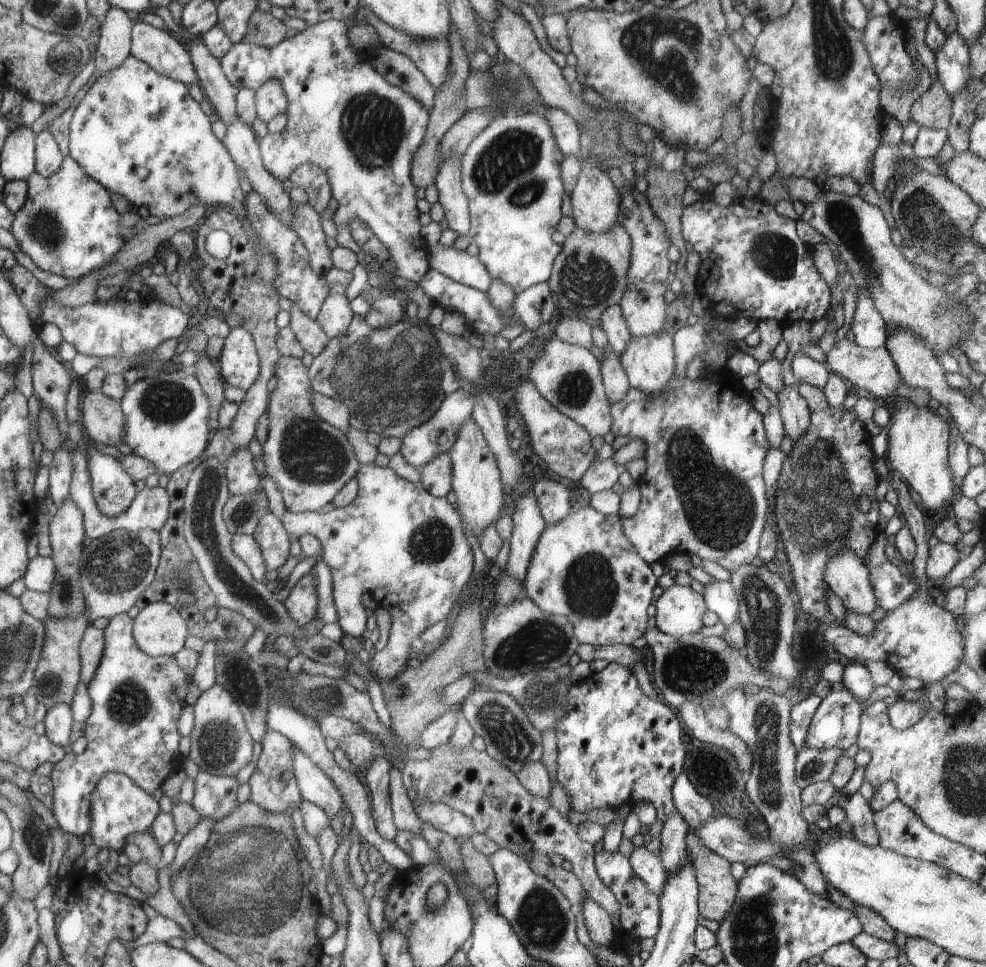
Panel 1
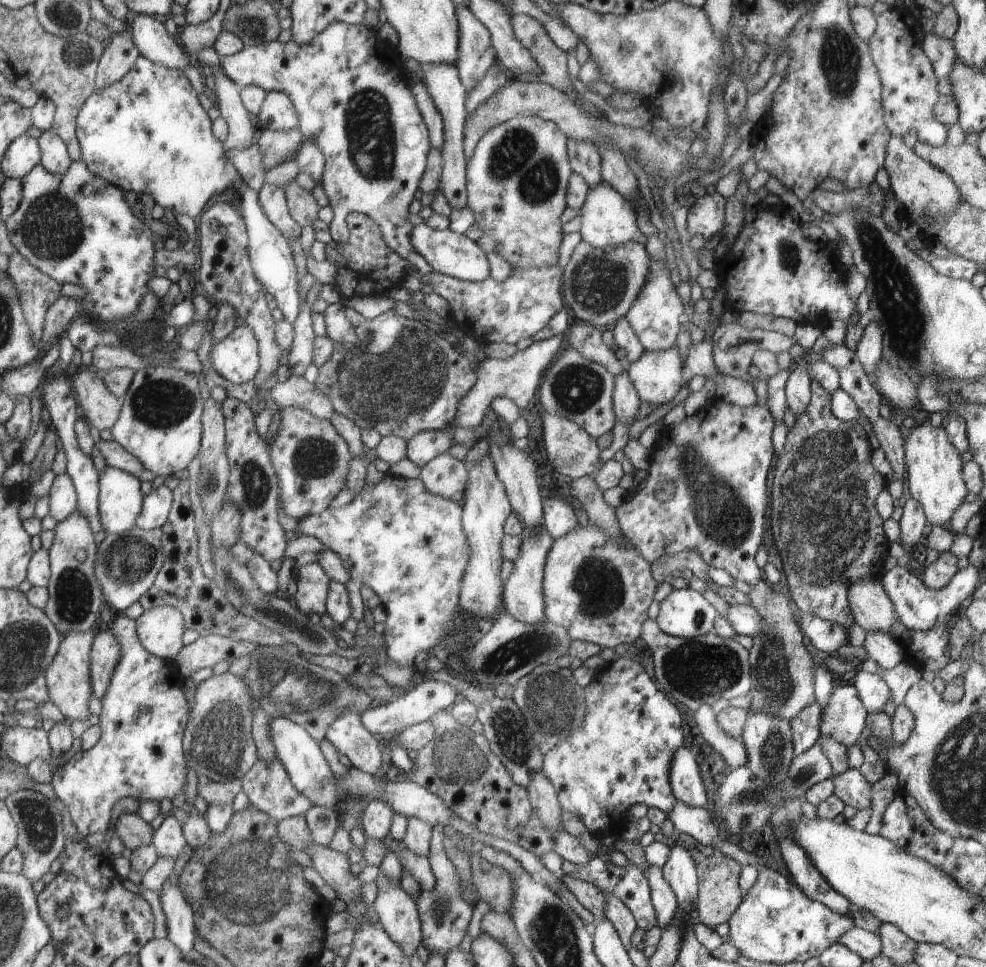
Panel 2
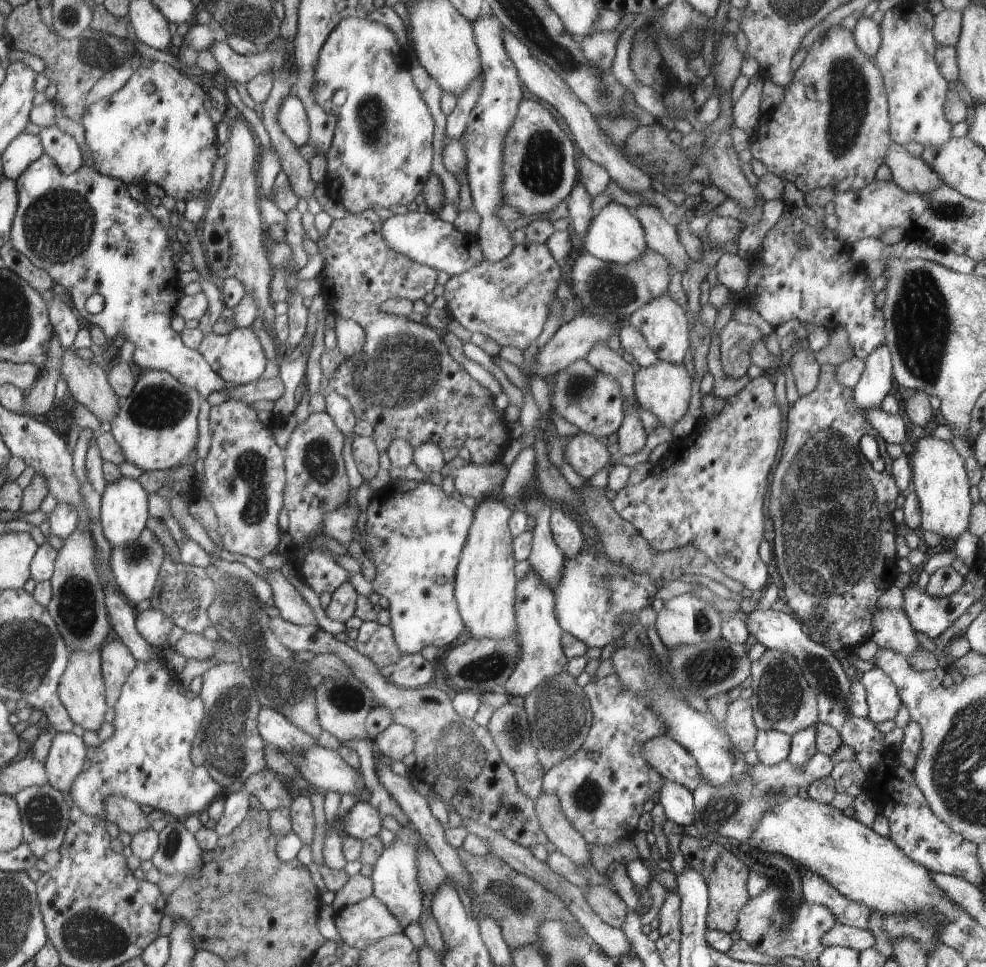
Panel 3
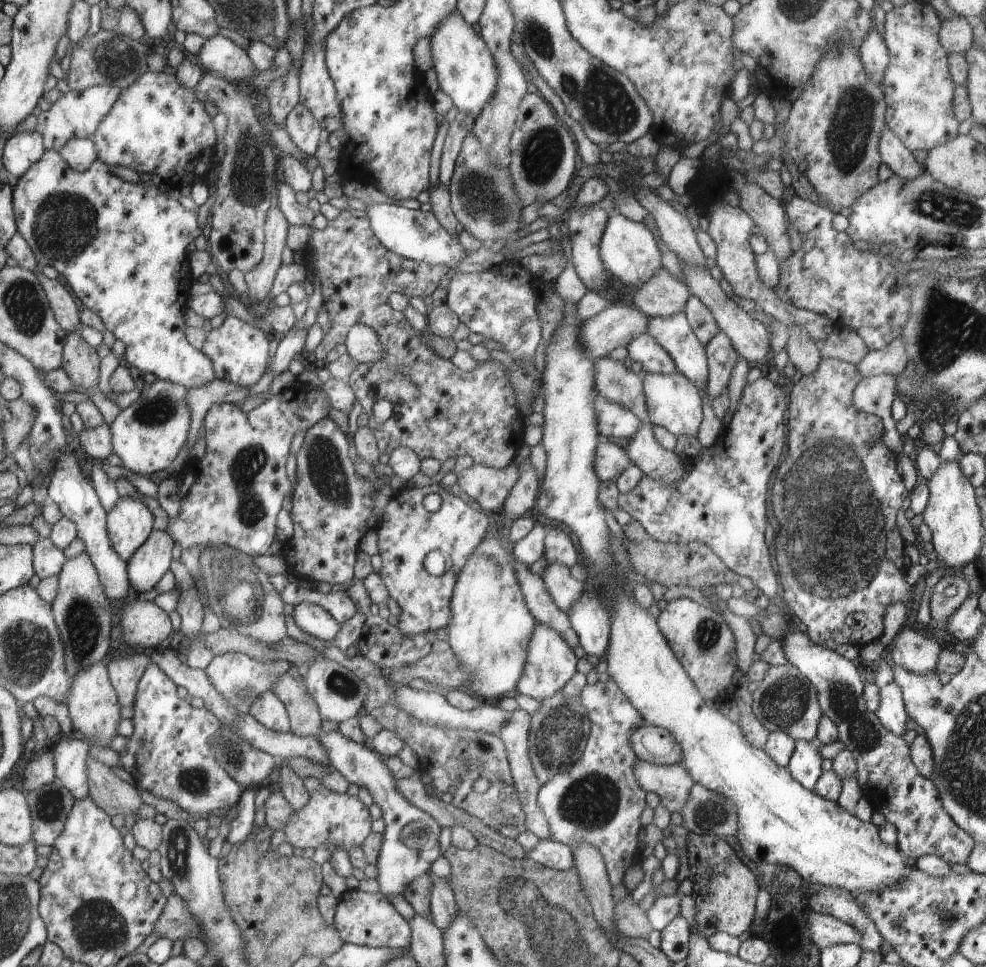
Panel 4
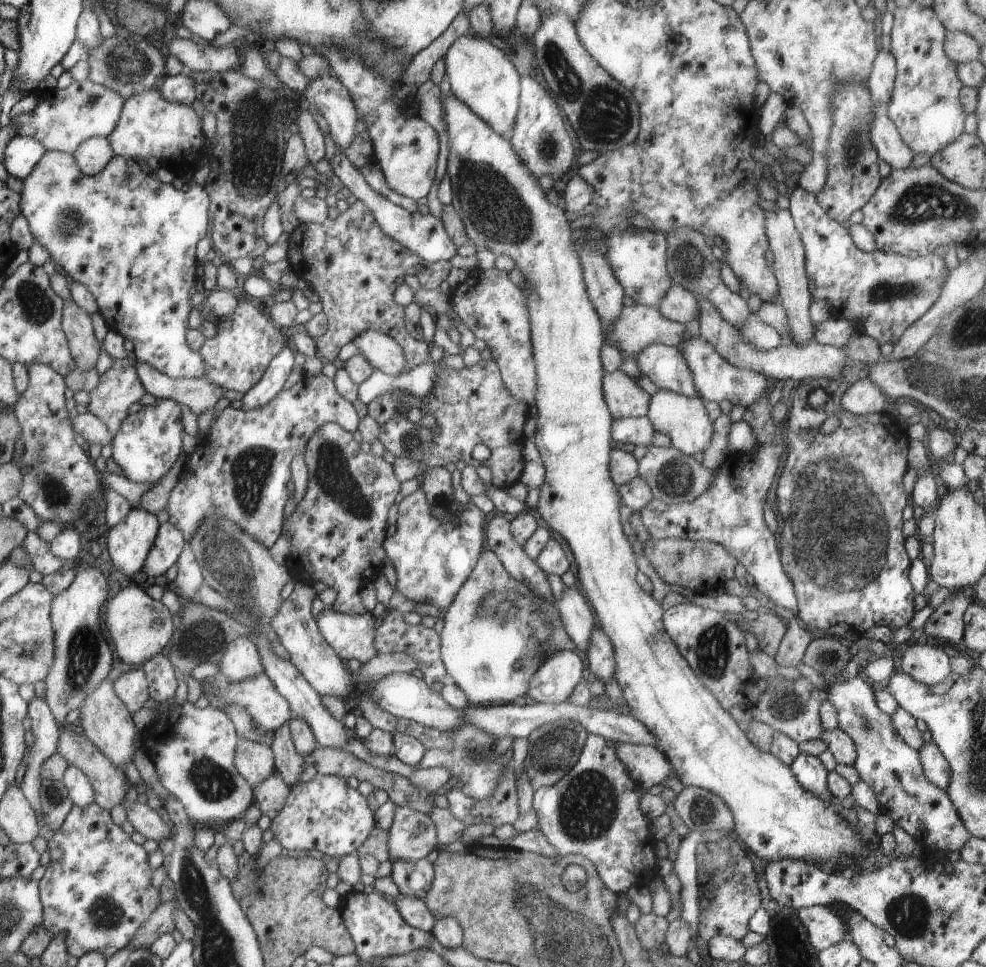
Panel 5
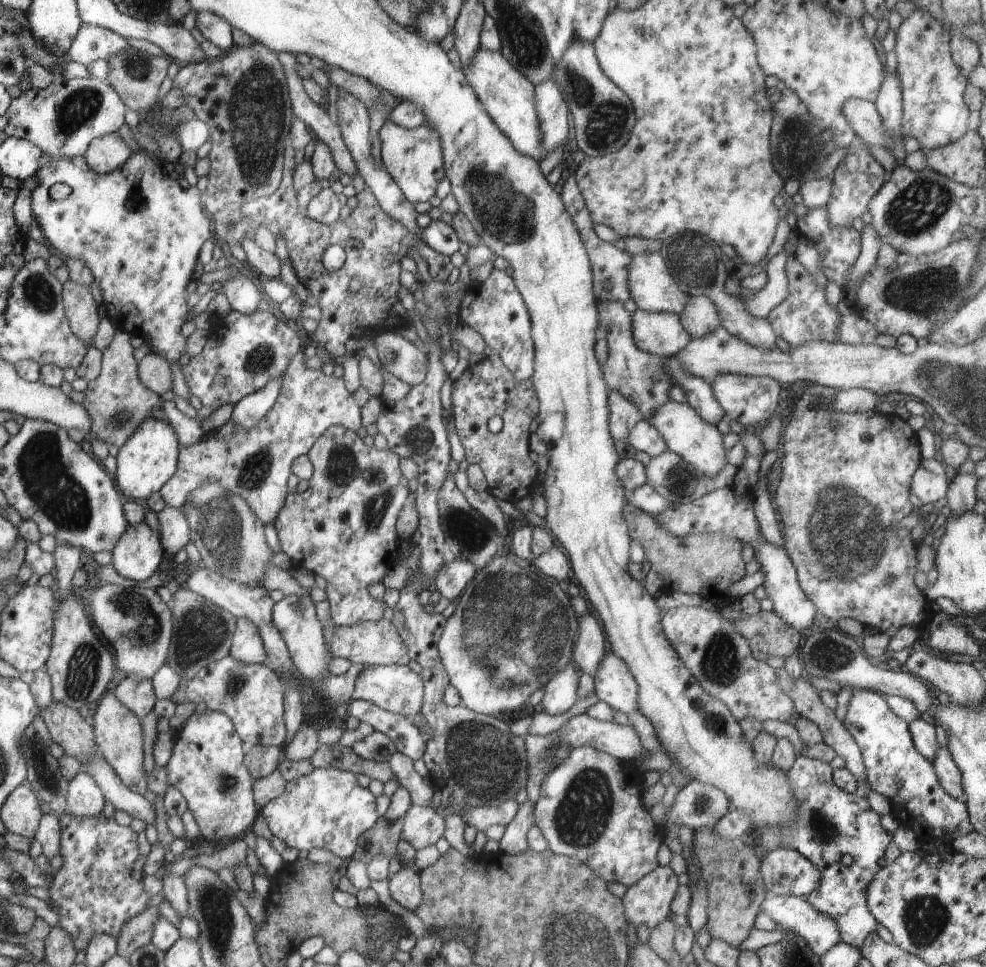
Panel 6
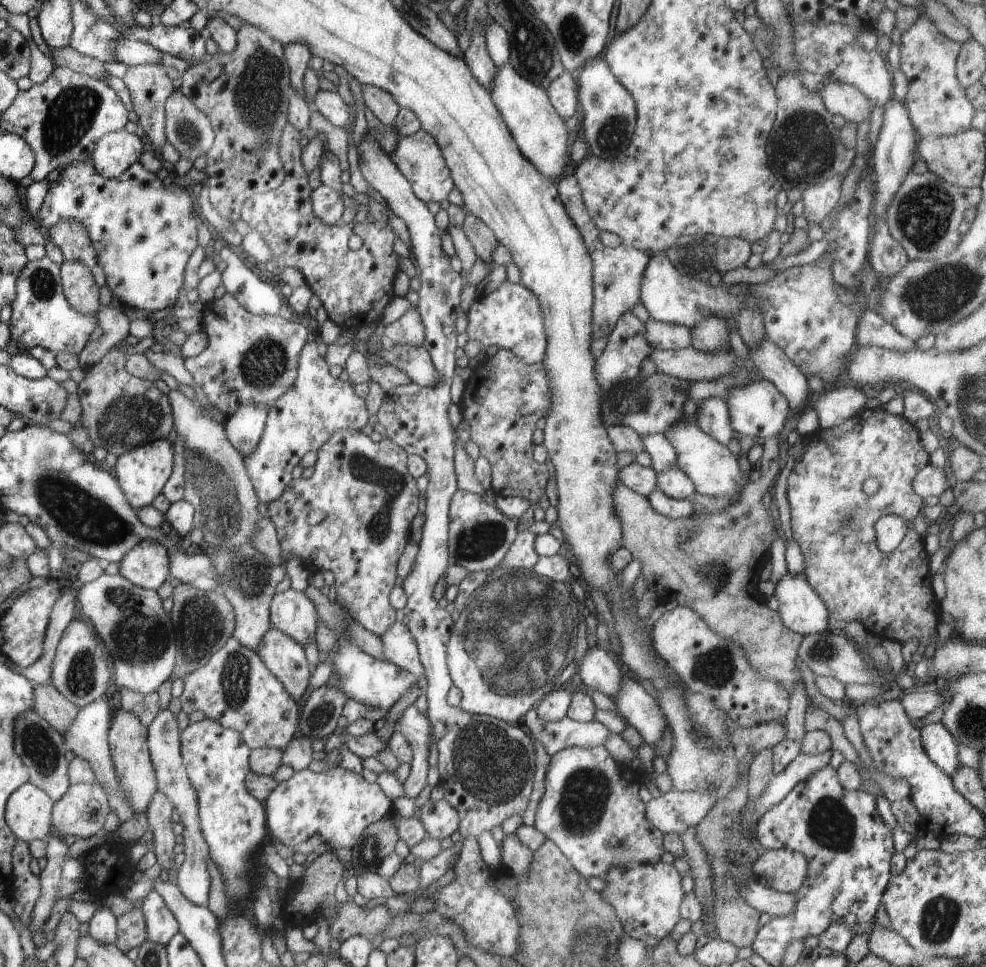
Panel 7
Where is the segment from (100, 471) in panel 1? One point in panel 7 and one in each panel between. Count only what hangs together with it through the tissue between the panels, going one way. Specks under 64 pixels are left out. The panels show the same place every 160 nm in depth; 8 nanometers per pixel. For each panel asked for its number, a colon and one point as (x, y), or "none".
2: (121, 499)
3: (124, 506)
4: (130, 522)
5: (129, 543)
6: (138, 554)
7: (146, 565)

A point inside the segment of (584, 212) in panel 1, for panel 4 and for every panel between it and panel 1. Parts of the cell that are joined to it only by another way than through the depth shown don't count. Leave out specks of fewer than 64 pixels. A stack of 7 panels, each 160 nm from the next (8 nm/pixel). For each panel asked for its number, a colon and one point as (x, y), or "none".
2: (607, 218)
3: (615, 235)
4: (629, 250)

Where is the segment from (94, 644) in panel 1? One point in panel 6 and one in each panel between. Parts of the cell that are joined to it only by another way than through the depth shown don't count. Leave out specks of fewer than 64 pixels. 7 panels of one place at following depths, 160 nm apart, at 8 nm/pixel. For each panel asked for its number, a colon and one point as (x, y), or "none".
2: (106, 652)
3: (117, 661)
4: (125, 671)
5: (132, 687)
6: (139, 696)

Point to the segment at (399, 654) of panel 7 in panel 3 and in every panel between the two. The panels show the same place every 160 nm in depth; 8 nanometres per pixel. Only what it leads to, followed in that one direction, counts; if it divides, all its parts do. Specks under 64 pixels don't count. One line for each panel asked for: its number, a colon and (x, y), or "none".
3: (294, 609)
4: (311, 618)
5: (352, 637)
6: (372, 643)

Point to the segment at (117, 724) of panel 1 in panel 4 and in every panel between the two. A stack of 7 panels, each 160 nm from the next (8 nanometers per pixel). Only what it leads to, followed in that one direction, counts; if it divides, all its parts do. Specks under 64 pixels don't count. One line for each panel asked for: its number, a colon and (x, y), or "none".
2: (144, 713)
3: (149, 760)
4: (173, 753)

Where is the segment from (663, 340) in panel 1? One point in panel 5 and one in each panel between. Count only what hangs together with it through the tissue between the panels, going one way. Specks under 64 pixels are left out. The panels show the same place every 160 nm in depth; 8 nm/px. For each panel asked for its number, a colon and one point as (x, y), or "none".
2: (657, 376)
3: (664, 389)
4: (673, 402)
5: (684, 420)

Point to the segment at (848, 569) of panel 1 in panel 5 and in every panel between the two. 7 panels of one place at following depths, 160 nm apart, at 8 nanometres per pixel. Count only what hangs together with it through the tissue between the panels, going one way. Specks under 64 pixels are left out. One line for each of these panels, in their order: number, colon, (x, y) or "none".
2: (872, 609)
3: (892, 630)
4: (918, 654)
5: (925, 664)

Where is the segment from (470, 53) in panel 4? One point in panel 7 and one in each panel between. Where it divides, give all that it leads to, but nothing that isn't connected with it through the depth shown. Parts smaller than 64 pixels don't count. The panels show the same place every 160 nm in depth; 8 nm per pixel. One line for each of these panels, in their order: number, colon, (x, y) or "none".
5: (480, 74)
6: (508, 97)
7: (540, 133)

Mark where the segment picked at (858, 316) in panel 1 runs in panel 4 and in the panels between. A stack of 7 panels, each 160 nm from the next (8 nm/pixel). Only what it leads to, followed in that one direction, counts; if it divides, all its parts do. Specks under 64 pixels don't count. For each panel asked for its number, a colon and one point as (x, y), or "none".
2: (869, 351)
3: (876, 381)
4: (874, 395)

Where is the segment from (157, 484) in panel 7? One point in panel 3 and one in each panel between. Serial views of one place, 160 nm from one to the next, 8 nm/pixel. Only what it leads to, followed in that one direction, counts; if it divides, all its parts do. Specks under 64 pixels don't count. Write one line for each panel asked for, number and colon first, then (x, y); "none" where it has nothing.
3: (157, 427)
4: (147, 436)
5: (150, 440)
6: (145, 464)

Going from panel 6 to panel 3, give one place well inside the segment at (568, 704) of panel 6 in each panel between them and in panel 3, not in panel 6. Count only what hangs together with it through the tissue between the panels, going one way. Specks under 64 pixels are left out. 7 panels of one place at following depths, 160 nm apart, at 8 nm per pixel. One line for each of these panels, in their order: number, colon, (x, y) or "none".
3: (541, 654)
4: (550, 663)
5: (554, 682)

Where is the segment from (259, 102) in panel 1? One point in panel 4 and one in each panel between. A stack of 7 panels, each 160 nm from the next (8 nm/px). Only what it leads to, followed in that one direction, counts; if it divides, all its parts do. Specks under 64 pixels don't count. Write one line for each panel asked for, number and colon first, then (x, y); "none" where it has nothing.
2: (277, 113)
3: (292, 116)
4: (304, 130)

